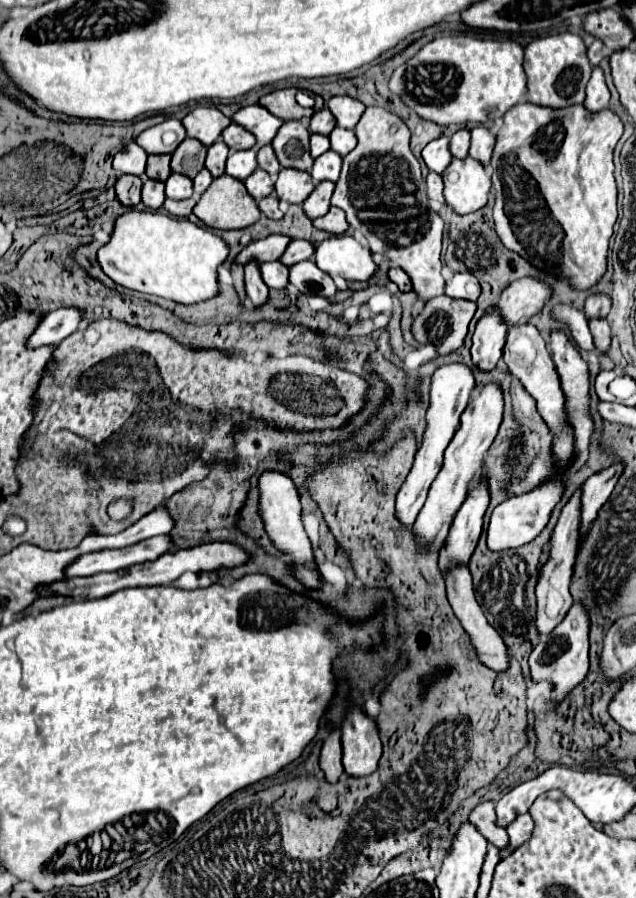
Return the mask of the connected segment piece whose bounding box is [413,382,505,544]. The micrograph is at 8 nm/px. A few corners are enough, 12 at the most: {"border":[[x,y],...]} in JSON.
{"border":[[485,384],[461,414],[413,528],[437,540],[503,422],[503,390]]}

